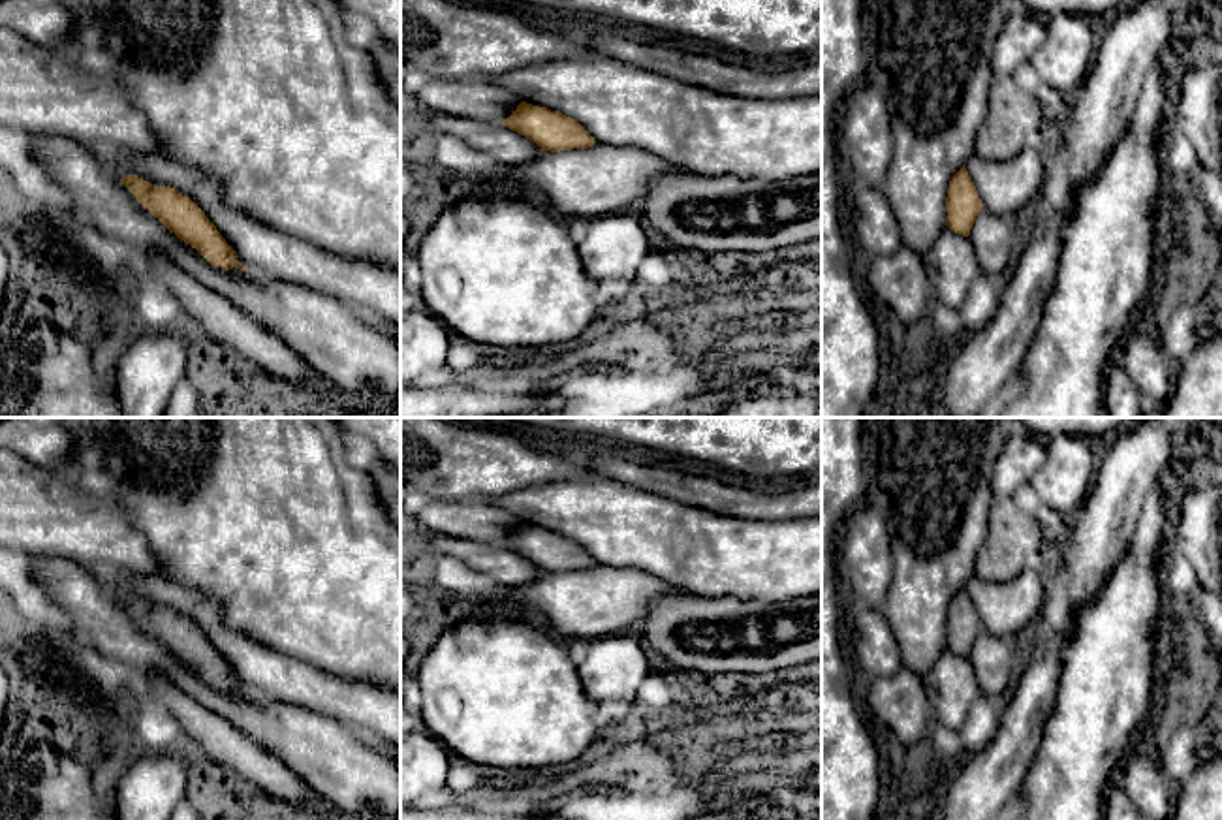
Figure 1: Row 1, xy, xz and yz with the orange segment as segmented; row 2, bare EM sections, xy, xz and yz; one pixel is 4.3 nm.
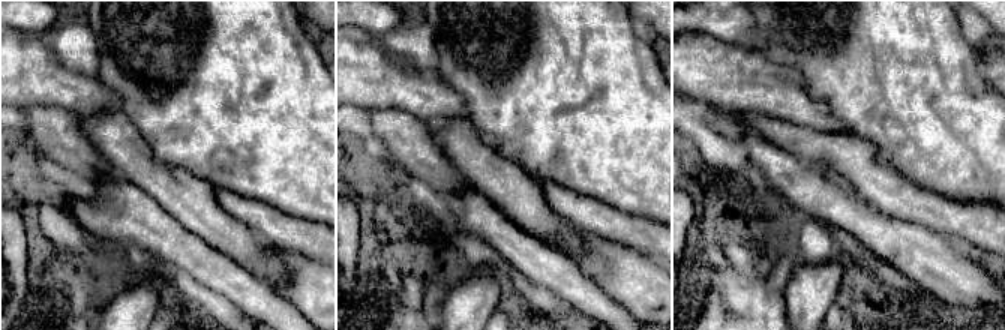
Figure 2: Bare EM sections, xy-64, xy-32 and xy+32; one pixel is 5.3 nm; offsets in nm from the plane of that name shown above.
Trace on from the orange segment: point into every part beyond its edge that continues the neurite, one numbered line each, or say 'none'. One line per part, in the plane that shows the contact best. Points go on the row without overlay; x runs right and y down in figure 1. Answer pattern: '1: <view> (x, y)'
none

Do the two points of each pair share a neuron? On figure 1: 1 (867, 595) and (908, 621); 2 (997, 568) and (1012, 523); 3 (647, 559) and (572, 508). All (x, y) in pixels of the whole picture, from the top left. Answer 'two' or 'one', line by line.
1: two
2: one
3: one

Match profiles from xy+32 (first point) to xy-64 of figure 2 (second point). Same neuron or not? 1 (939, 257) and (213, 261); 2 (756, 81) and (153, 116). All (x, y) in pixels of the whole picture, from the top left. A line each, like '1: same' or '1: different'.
1: different
2: different

